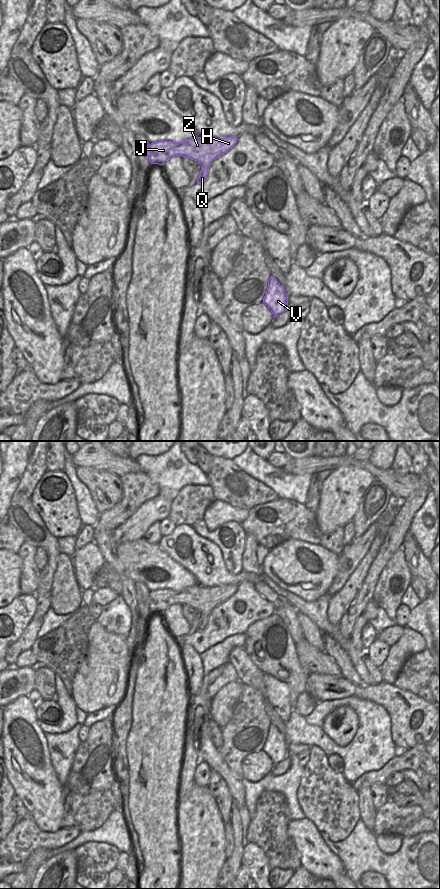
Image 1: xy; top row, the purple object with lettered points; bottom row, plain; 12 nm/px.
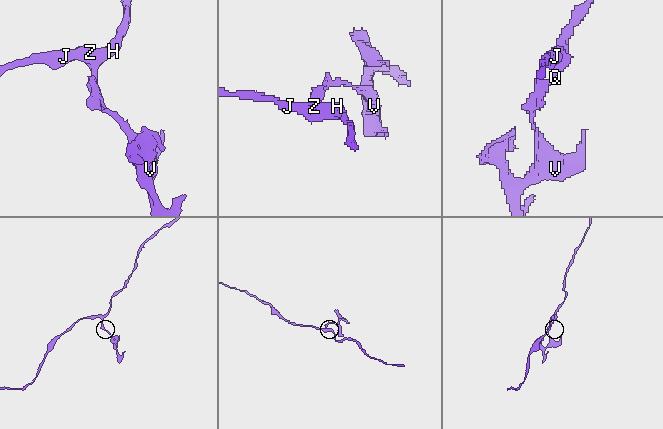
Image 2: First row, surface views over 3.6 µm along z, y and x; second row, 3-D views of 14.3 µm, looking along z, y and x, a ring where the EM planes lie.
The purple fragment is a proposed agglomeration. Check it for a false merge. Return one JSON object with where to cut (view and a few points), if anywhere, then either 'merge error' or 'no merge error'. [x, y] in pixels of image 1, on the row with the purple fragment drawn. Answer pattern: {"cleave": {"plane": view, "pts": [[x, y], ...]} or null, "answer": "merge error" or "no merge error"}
{"cleave": {"plane": "xy", "pts": [[207, 167], [200, 173]]}, "answer": "merge error"}

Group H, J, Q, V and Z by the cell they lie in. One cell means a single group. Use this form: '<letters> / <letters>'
H J Z / Q V

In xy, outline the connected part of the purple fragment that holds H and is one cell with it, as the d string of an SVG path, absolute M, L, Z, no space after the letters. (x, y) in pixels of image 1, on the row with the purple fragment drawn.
M195 137L182 142L153 142L149 144L149 162L163 165L174 156L188 157L201 165L200 173L202 173L206 168L209 168L213 160L227 152L236 143L237 137L213 138L211 140Z

